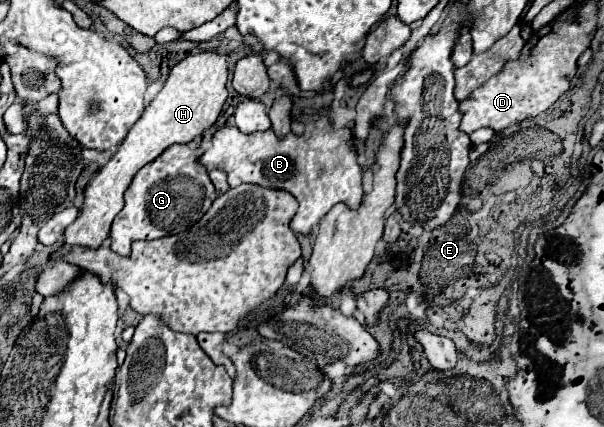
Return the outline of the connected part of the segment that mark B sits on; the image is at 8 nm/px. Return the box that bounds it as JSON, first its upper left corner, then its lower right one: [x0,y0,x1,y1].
[199,124,363,234]

